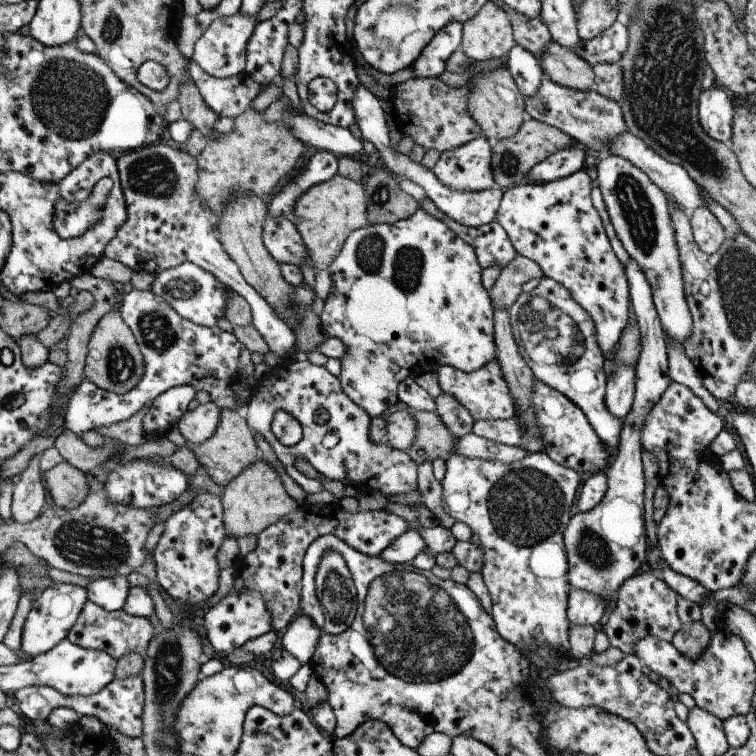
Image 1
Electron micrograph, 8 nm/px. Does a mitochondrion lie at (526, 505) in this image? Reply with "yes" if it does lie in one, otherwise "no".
yes

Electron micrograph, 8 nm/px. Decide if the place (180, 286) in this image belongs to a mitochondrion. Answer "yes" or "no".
yes

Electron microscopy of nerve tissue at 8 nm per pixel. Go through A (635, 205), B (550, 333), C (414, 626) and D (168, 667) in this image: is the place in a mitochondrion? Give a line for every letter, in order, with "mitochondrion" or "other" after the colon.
A: mitochondrion
B: mitochondrion
C: mitochondrion
D: mitochondrion

